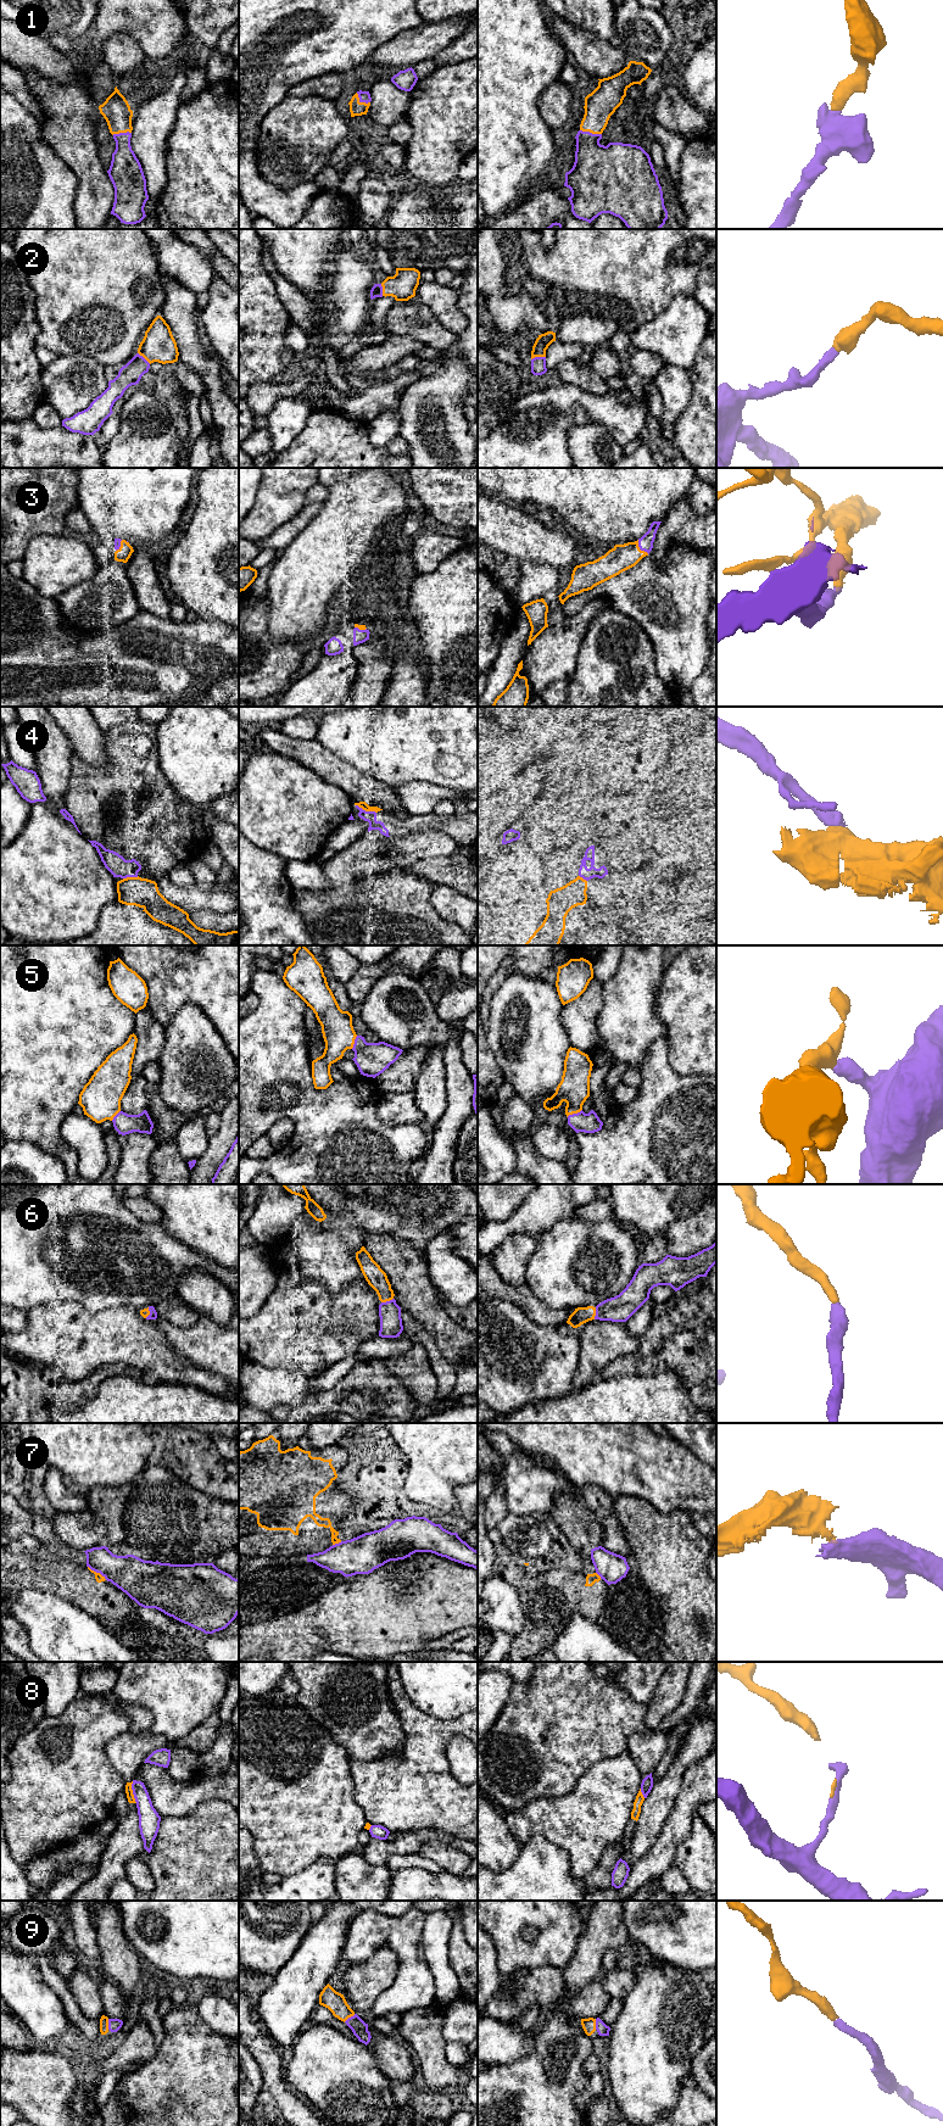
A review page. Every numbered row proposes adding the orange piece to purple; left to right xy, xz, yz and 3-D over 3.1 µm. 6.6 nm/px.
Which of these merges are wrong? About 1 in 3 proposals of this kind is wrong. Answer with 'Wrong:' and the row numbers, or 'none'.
Wrong: 4, 7, 8

